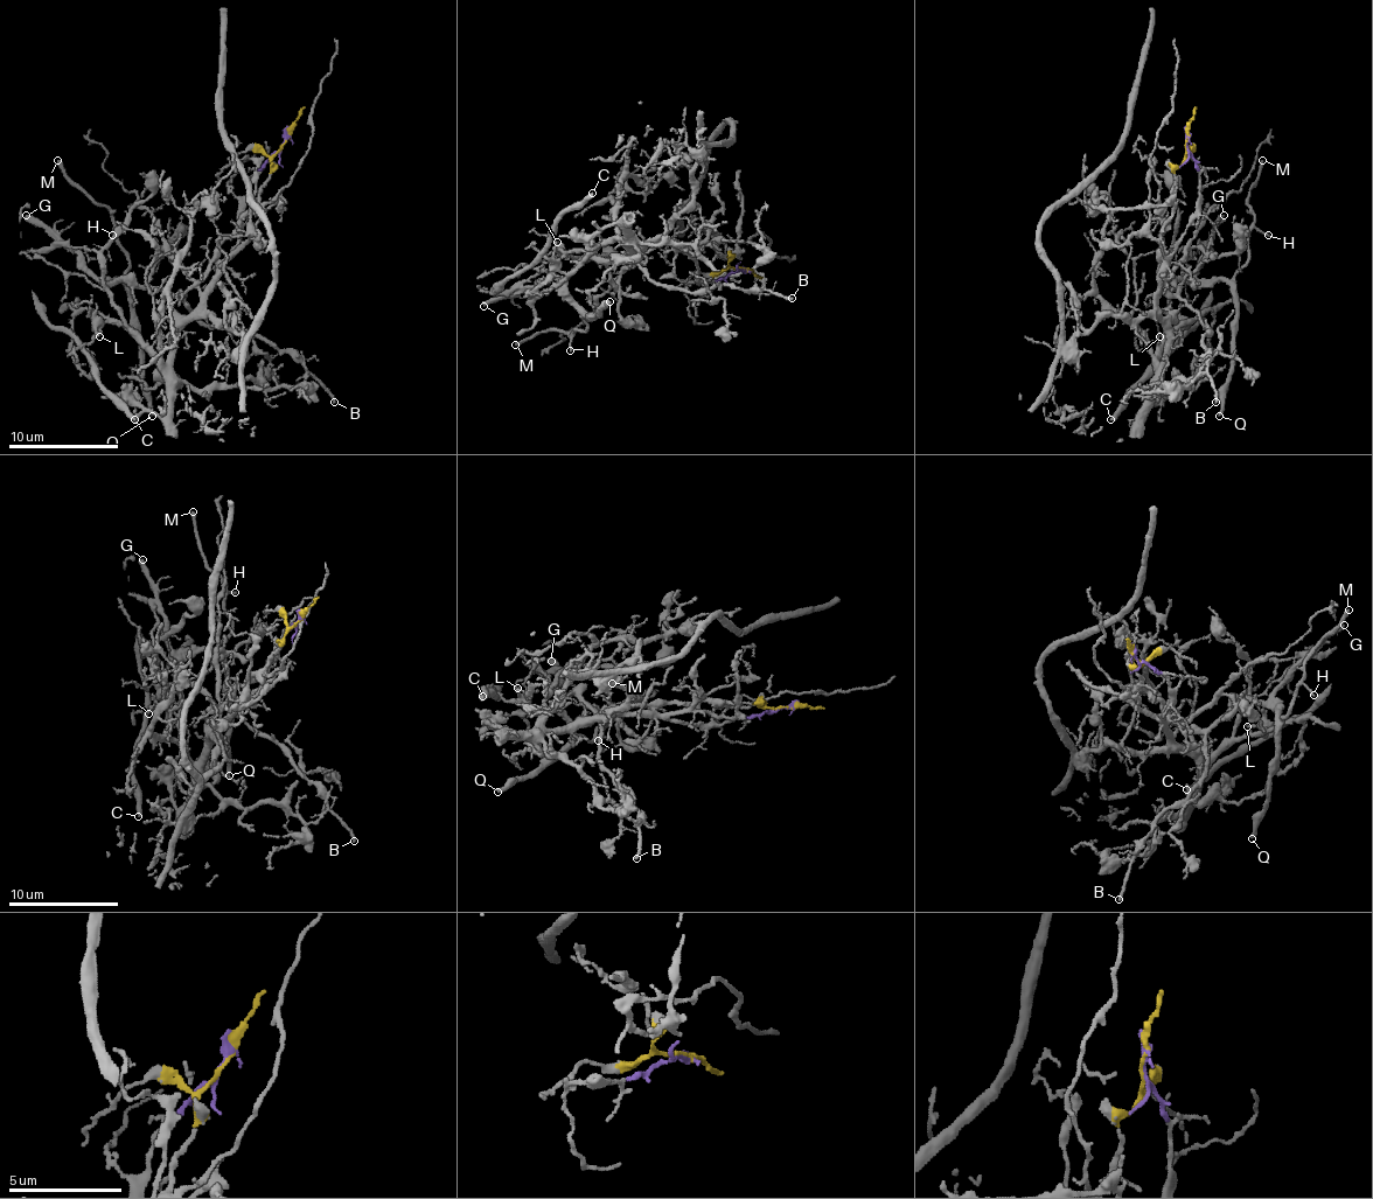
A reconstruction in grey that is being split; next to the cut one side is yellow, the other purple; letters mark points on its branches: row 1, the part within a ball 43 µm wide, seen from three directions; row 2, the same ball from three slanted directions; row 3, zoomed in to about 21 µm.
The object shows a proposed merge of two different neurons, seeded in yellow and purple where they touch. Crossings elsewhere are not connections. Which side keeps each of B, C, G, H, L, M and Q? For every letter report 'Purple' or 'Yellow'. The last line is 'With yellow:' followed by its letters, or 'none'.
B: Yellow
C: Purple
G: Yellow
H: Yellow
L: Purple
M: Yellow
Q: Yellow
With yellow: B, G, H, M, Q

